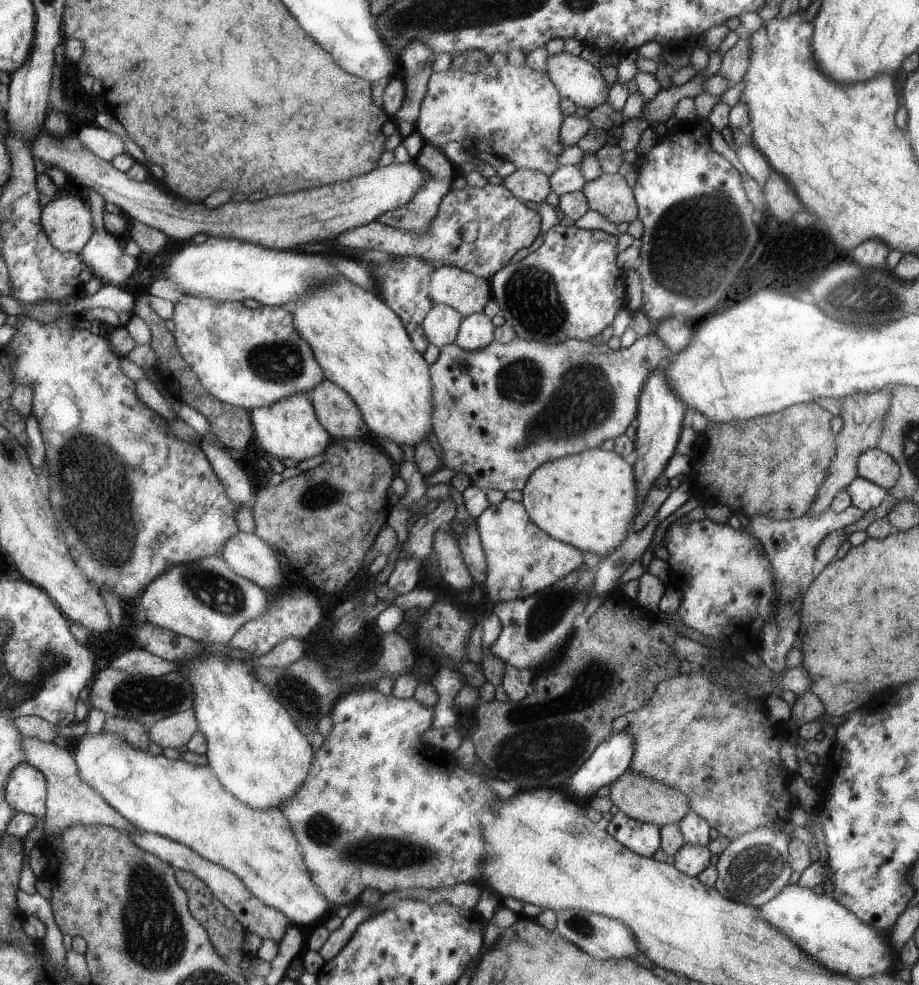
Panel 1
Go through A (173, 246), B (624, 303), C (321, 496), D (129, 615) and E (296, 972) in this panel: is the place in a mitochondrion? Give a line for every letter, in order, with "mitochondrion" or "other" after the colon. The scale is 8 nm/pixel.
A: other
B: other
C: mitochondrion
D: other
E: other

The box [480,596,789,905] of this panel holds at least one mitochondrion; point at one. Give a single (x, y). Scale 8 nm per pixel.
(755, 869)

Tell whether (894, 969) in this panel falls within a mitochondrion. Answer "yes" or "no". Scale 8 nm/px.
no

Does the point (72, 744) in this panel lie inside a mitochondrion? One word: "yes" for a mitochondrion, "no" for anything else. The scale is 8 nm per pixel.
no

